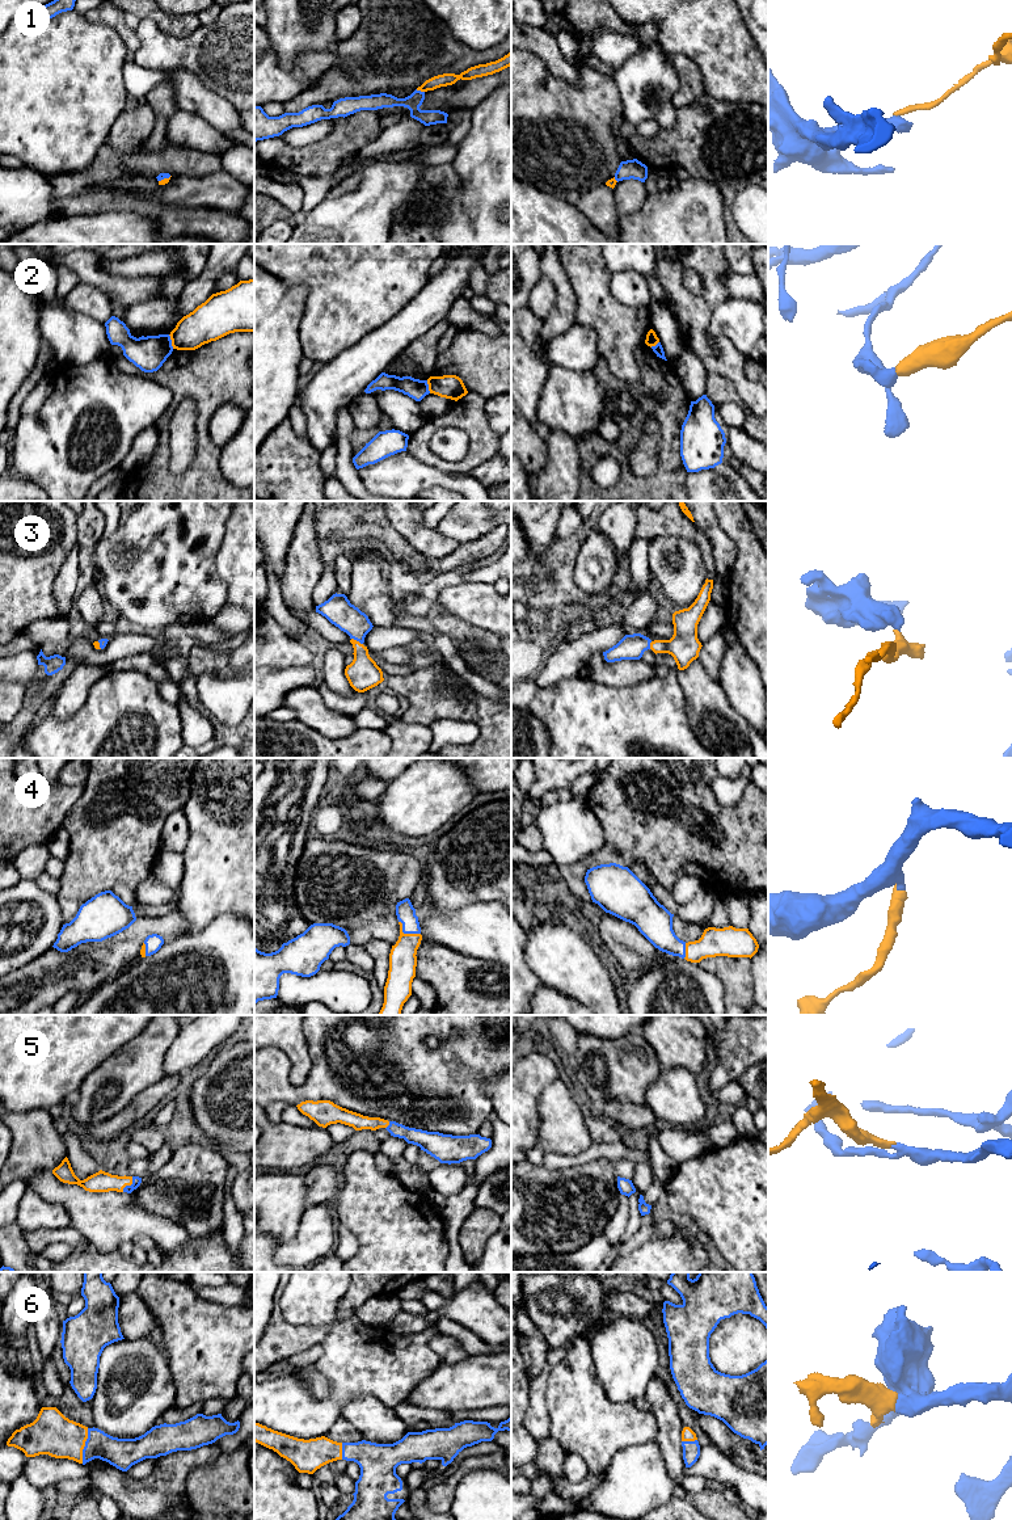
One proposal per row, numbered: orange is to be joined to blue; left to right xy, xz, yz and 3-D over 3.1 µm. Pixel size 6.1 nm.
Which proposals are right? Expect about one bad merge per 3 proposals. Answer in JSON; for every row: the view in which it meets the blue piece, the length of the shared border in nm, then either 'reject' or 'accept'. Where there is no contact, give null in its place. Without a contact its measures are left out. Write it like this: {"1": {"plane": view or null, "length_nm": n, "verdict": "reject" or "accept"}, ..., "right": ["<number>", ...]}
{"1": {"plane": "xz", "length_nm": 60, "verdict": "reject"}, "2": {"plane": "xy", "length_nm": 90, "verdict": "reject"}, "3": {"plane": "xz", "length_nm": 80, "verdict": "accept"}, "4": {"plane": "xz", "length_nm": 160, "verdict": "accept"}, "5": {"plane": "xy", "length_nm": 120, "verdict": "accept"}, "6": {"plane": "xy", "length_nm": 220, "verdict": "accept"}, "right": ["3", "4", "5", "6"]}

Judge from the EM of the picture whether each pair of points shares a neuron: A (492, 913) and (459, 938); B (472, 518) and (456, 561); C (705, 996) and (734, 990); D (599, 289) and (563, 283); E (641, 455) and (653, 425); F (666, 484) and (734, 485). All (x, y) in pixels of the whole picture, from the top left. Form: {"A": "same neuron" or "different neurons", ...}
{"A": "same neuron", "B": "different neurons", "C": "different neurons", "D": "different neurons", "E": "same neuron", "F": "different neurons"}

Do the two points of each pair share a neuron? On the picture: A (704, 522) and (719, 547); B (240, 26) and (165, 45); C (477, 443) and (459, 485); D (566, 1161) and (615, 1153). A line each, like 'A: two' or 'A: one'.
A: one
B: one
C: two
D: one

